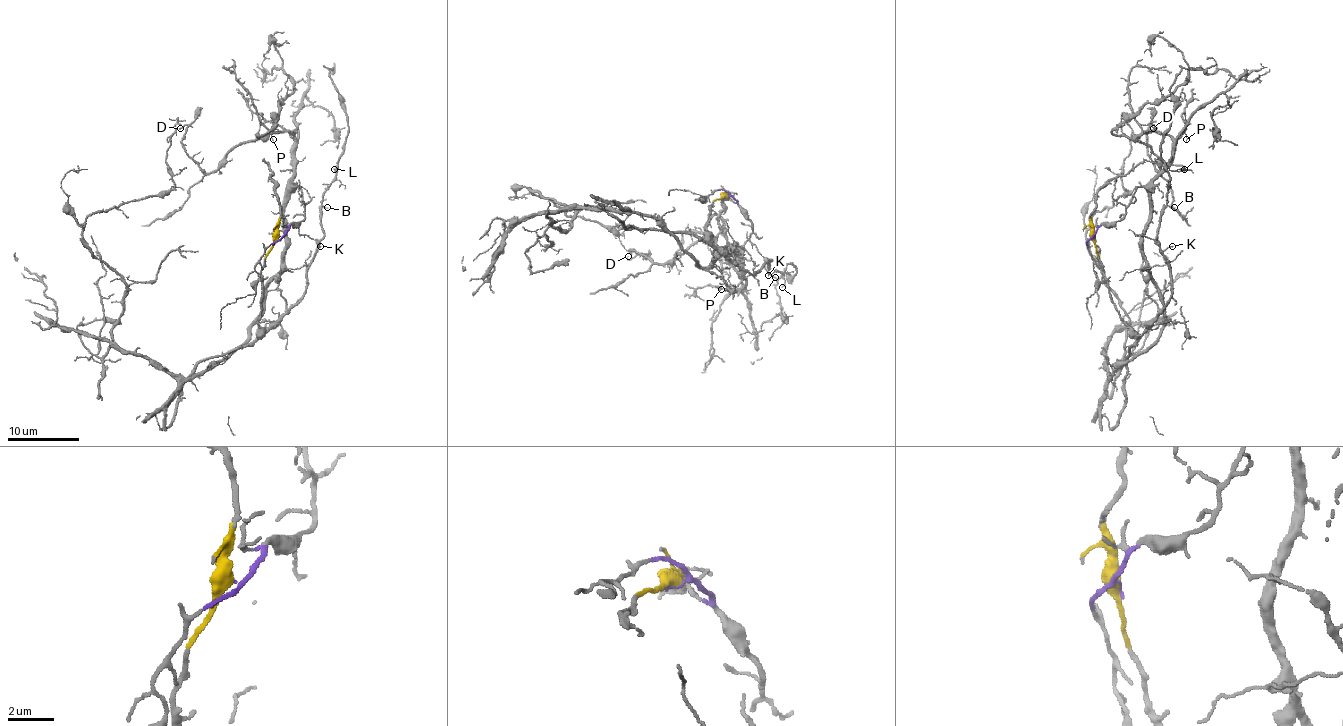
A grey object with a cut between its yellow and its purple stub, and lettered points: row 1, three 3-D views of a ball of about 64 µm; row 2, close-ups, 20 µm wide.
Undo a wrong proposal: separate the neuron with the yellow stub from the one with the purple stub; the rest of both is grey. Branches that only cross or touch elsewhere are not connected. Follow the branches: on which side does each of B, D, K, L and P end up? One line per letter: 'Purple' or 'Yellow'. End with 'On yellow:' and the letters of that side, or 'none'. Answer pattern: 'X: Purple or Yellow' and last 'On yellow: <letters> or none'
B: Yellow
D: Purple
K: Yellow
L: Yellow
P: Purple
On yellow: B, K, L

